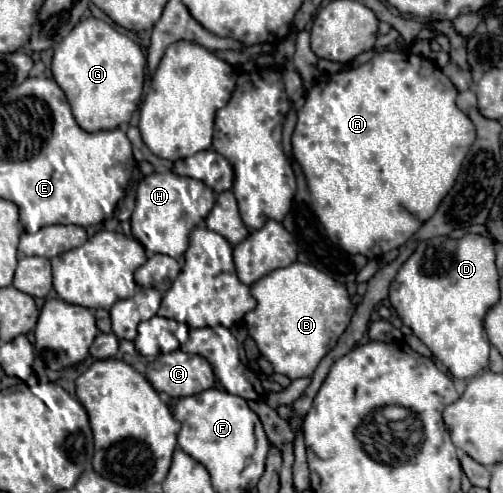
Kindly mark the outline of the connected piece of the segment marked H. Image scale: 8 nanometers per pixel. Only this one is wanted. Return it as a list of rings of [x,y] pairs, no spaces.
[[[172,172],[146,176],[138,184],[136,192],[136,208],[132,212],[132,234],[148,252],[166,254],[172,258],[180,258],[188,248],[190,232],[202,222],[198,212],[198,202],[194,202],[188,194],[188,180],[184,176],[176,176]]]

